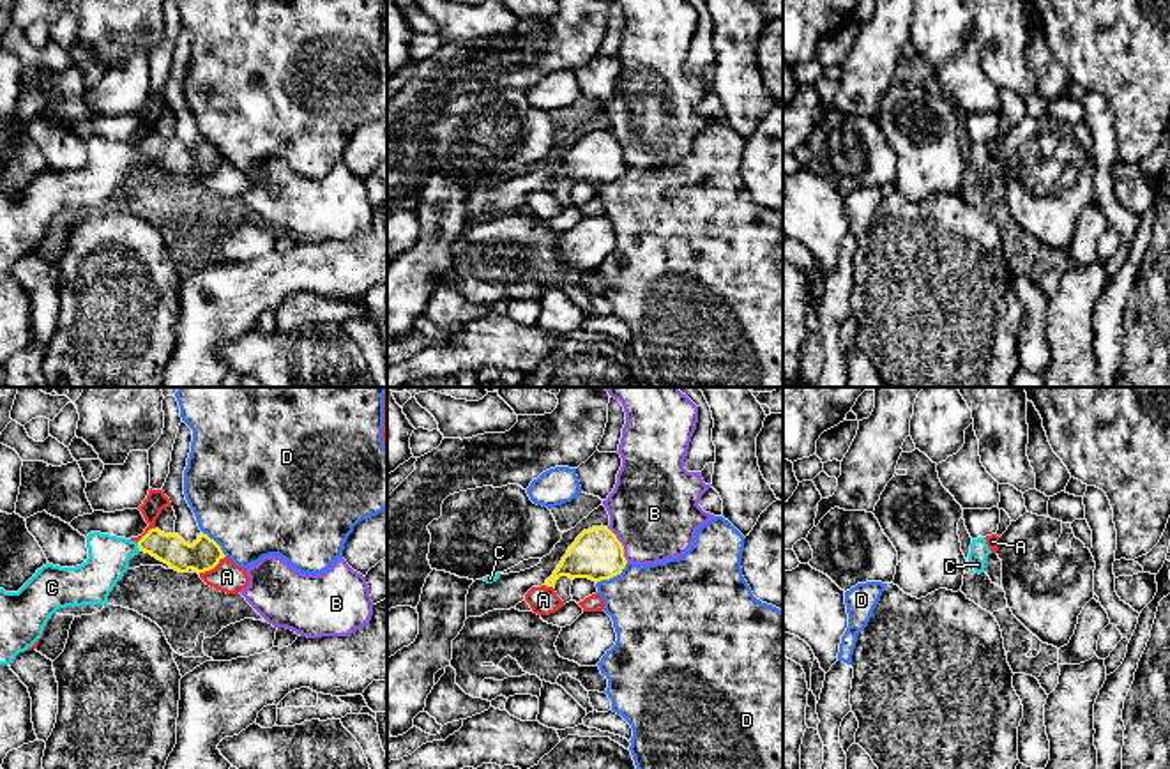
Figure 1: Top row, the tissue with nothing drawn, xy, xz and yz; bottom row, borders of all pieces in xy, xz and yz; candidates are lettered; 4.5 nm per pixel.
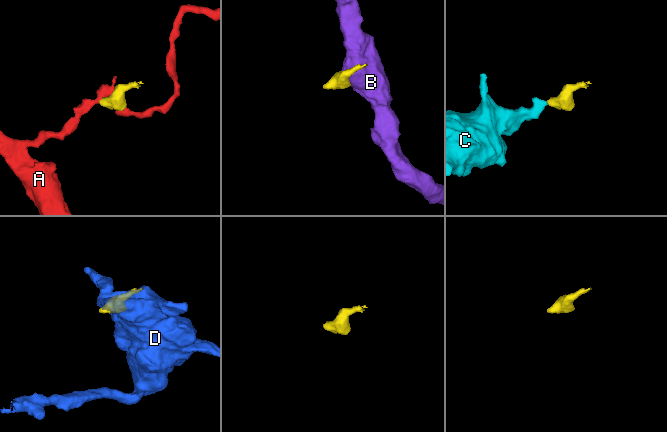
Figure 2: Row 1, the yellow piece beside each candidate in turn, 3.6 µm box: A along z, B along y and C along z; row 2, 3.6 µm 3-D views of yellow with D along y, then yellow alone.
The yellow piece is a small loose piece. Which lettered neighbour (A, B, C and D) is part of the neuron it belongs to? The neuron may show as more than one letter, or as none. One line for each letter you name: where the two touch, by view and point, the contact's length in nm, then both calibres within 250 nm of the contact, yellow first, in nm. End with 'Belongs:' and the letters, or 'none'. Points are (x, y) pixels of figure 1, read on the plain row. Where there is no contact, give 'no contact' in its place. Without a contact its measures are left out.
C: xy (138, 151) | 40 nm | 140/190 nm
Belongs: C

